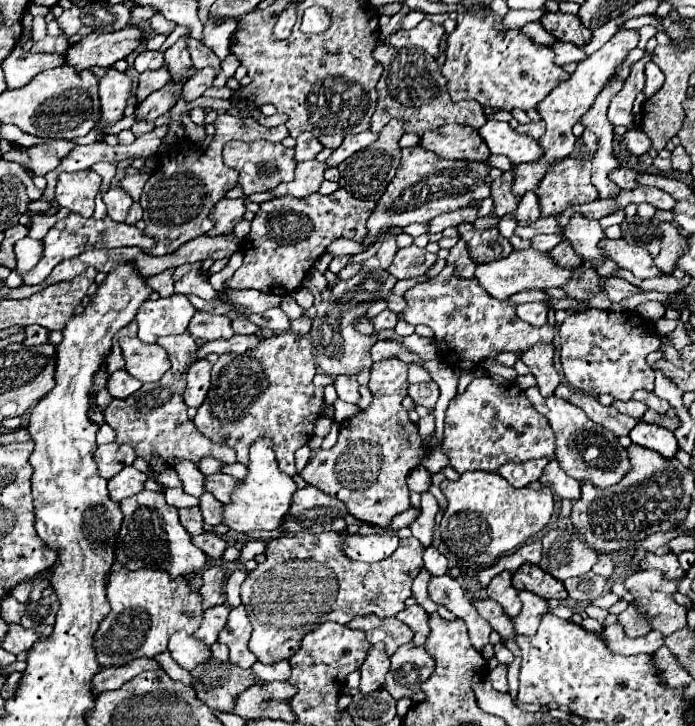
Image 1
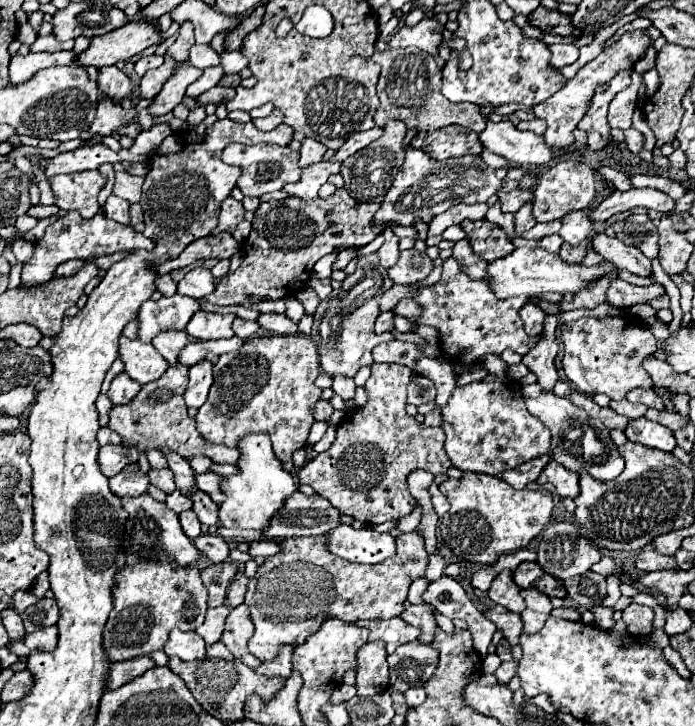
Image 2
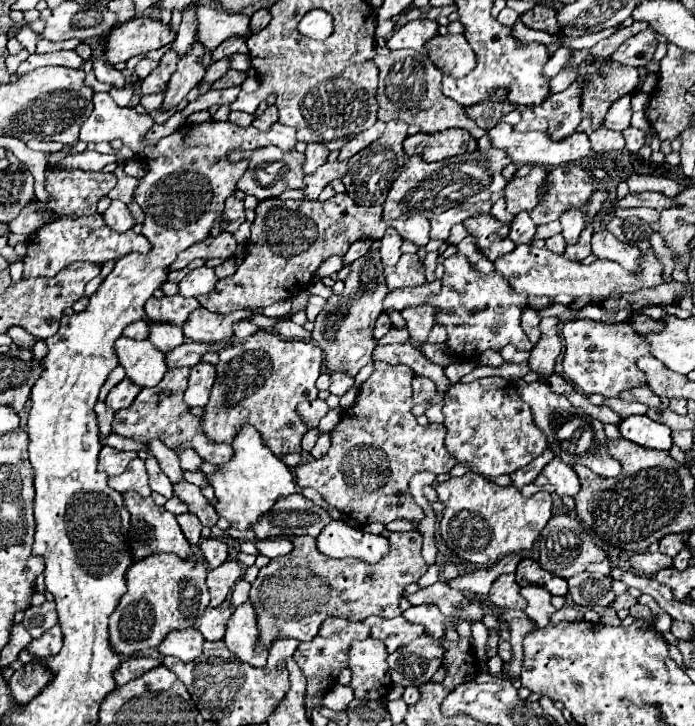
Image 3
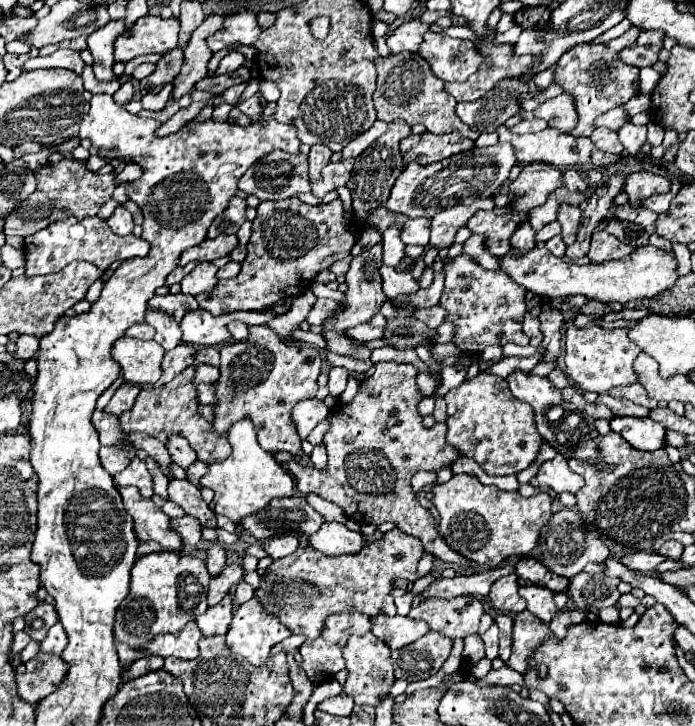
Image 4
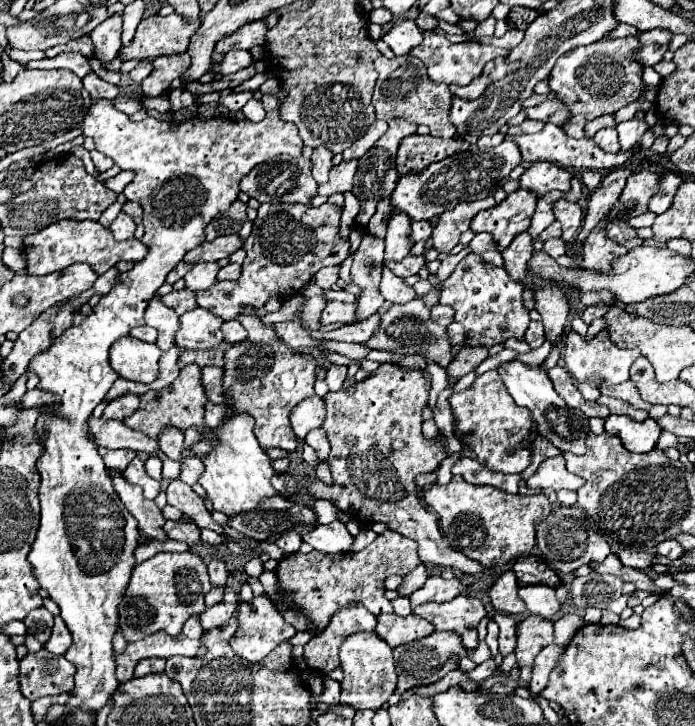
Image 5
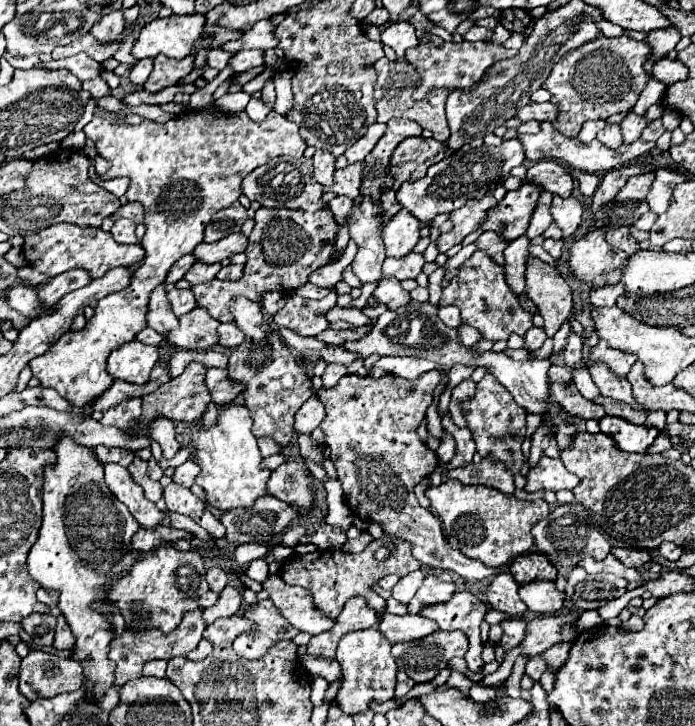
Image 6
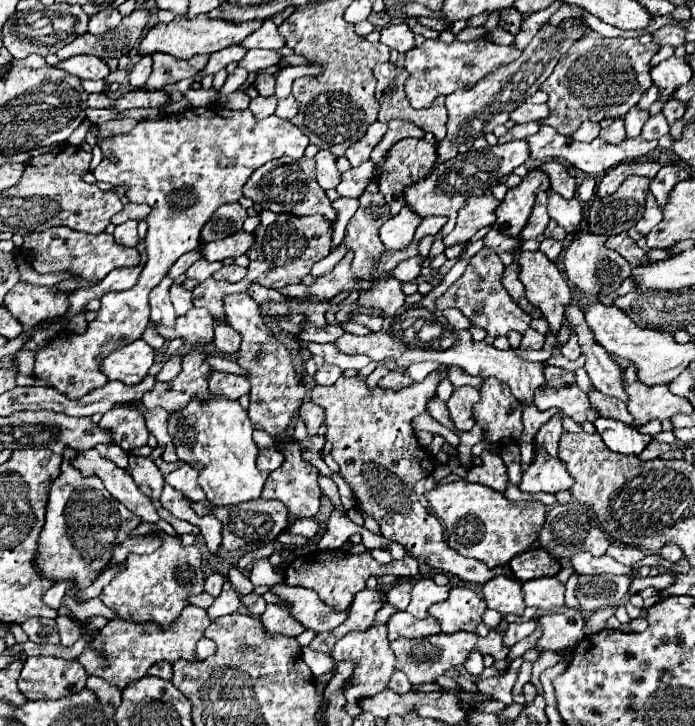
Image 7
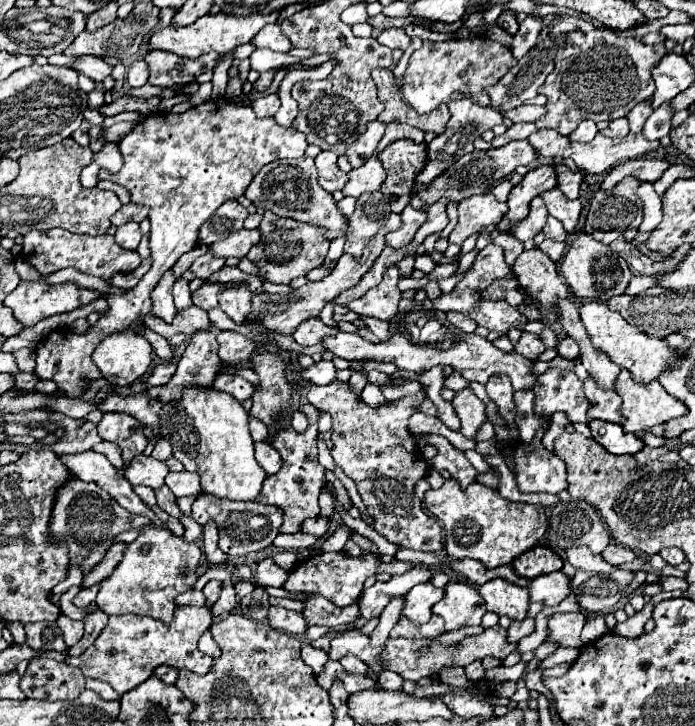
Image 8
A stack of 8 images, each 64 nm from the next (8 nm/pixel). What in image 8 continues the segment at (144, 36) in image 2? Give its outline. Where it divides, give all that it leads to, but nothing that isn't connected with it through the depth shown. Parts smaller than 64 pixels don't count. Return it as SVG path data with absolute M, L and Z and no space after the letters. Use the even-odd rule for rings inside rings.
M222 12L220 14L206 14L202 18L198 18L194 24L188 24L188 26L182 26L182 28L174 28L174 26L166 26L166 28L158 28L152 36L150 36L150 42L148 42L148 50L166 50L166 52L172 52L172 54L178 54L178 56L184 56L184 58L198 58L206 52L230 52L234 50L236 46L240 44L246 44L252 40L252 36L256 36L266 24L270 22L276 22L278 18L278 12L274 14L268 14L268 16L260 16L260 14L252 14L252 16L246 16L246 18L236 18L236 16L224 16Z

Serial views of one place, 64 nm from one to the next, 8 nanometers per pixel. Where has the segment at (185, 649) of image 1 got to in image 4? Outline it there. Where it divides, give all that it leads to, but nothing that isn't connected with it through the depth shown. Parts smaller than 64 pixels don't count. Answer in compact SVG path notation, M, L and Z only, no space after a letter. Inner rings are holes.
M190 622L180 634L156 636L152 642L146 642L144 648L154 656L162 656L162 658L176 656L176 658L192 660L192 658L198 658L200 654L200 648L198 648L200 638L202 638L202 632L194 622Z

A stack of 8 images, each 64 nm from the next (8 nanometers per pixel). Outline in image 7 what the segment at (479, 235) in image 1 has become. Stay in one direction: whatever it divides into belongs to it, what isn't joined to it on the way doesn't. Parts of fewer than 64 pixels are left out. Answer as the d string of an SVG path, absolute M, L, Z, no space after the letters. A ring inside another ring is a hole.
M538 170L528 172L526 178L520 182L520 186L510 188L506 198L500 202L492 228L506 236L514 236L514 238L520 236L520 232L526 226L526 220L532 212L538 192L548 190L548 188L550 188L550 182L548 182L546 174L542 174Z

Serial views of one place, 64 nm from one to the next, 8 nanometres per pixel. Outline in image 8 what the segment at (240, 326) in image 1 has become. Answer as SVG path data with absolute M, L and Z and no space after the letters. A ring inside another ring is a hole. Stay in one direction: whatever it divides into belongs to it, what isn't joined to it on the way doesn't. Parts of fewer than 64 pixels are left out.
M220 330L218 332L218 356L226 364L236 366L240 362L248 362L252 348L254 348L252 342L234 330Z

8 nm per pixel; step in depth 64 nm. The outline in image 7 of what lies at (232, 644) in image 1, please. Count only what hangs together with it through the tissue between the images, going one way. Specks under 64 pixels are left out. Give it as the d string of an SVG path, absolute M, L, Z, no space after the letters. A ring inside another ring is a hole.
M268 604L266 612L258 616L258 620L264 624L266 632L270 634L282 634L282 636L298 636L304 632L302 624L298 624L284 606Z

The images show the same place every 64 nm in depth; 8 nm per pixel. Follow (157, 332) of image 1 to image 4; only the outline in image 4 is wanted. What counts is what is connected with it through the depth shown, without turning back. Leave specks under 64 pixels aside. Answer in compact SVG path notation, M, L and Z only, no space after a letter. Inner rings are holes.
M166 294L166 296L152 296L152 300L148 302L148 308L162 308L162 312L168 312L170 316L174 316L174 320L182 320L182 316L186 316L186 312L196 310L198 302L194 296L186 296L186 294Z

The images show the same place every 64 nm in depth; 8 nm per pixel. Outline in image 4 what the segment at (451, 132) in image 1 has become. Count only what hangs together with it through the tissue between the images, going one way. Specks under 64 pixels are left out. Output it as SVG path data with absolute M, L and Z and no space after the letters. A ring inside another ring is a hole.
M450 132L450 134L412 134L402 140L400 152L404 158L404 164L416 160L418 164L430 164L438 162L442 158L450 158L460 152L468 152L474 148L474 142L464 138L460 132Z

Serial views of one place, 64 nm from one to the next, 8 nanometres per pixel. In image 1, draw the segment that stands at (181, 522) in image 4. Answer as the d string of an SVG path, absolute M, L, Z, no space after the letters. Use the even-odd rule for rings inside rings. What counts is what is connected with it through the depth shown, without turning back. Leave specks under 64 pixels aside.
M194 506L194 508L180 508L178 514L180 514L182 526L184 526L192 536L204 532L204 524L202 524L202 516L200 516L200 512L198 512L198 506Z

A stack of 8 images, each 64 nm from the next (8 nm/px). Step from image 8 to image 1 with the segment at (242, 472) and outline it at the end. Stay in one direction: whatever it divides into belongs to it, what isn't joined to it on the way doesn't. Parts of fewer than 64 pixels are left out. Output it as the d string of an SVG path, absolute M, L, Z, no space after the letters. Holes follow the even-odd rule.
M260 438L250 448L250 462L248 462L248 476L242 484L234 490L230 504L224 510L224 524L236 532L256 532L256 530L276 530L282 526L282 520L290 512L292 494L296 484L290 476L278 470L272 442L268 438Z

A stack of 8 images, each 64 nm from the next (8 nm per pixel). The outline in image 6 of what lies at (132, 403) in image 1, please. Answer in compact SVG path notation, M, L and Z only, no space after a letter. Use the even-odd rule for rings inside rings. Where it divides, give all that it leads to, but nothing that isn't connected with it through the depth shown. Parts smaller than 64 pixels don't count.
M188 364L186 370L172 378L168 384L162 384L156 392L148 394L142 398L142 416L140 416L140 422L136 424L138 430L150 434L150 424L156 420L156 418L168 418L172 422L196 422L202 418L208 402L212 400L210 394L208 394L208 388L204 384L204 374L206 374L206 368L202 364Z

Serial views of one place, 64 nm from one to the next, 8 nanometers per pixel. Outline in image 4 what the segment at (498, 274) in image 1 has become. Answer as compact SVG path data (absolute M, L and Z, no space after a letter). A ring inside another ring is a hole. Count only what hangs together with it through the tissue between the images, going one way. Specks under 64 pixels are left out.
M642 246L636 248L636 252L630 258L624 260L612 260L606 264L570 264L562 258L556 258L548 252L548 248L532 248L532 250L512 250L510 254L500 258L500 268L524 290L534 292L542 298L560 298L560 296L574 296L582 294L586 298L600 300L604 304L608 302L630 302L640 298L652 298L662 294L664 290L670 290L676 276L676 260L672 254L654 248L654 246Z

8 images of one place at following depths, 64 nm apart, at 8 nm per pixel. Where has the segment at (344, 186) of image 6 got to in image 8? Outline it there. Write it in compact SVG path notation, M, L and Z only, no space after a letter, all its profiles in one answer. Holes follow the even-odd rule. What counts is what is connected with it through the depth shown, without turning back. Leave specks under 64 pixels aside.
M370 158L362 168L348 172L350 180L346 182L346 188L342 188L344 196L354 196L358 198L364 192L374 192L380 190L384 178L386 178L386 170L382 168L378 158Z

